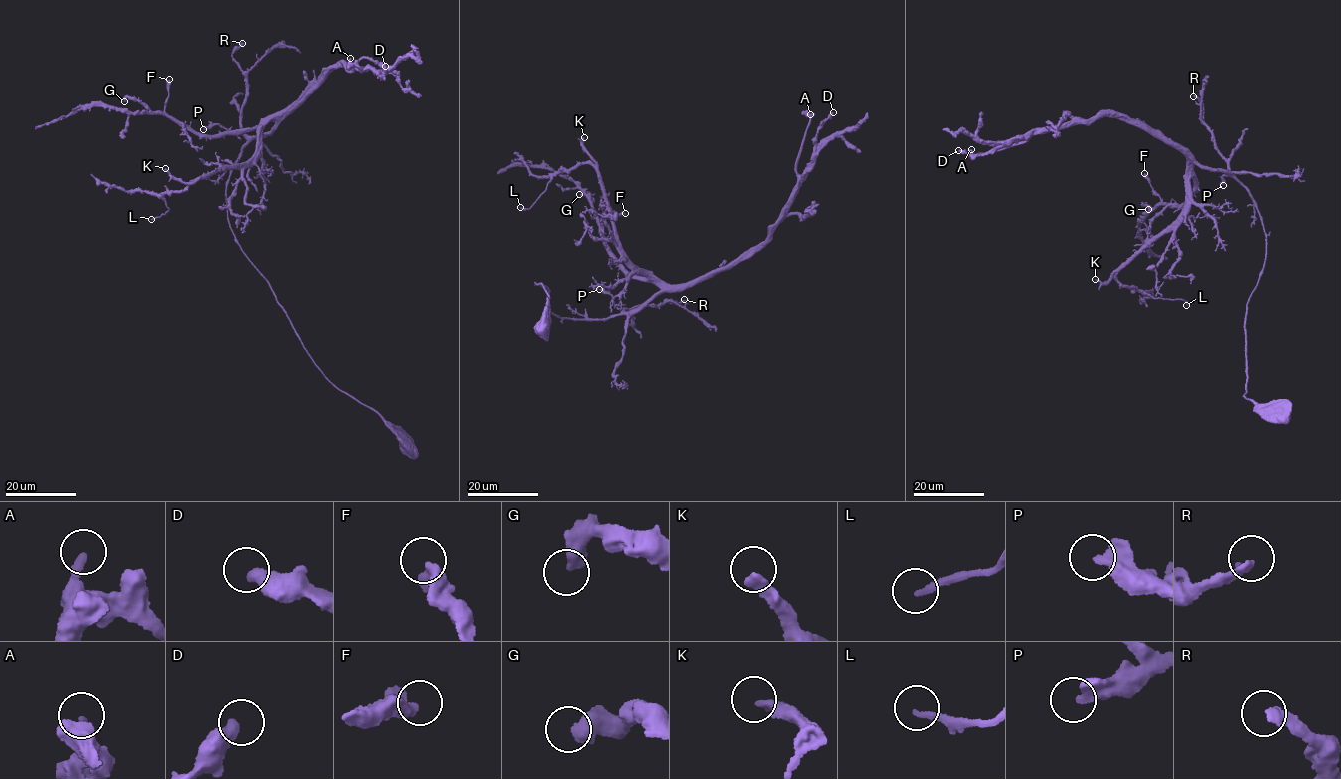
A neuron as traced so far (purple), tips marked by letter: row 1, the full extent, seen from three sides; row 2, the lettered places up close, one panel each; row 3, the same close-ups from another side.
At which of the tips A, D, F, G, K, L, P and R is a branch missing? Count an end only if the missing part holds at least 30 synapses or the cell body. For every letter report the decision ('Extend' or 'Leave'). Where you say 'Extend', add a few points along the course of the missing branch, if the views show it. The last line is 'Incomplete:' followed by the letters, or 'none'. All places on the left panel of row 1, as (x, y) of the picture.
A: Leave
D: Leave
F: Leave
G: Leave
K: Extend. Course of what is missing: (165, 168), (144, 166), (139, 164), (140, 161), (144, 165), (140, 159)
L: Leave
P: Leave
R: Leave
Incomplete: K

